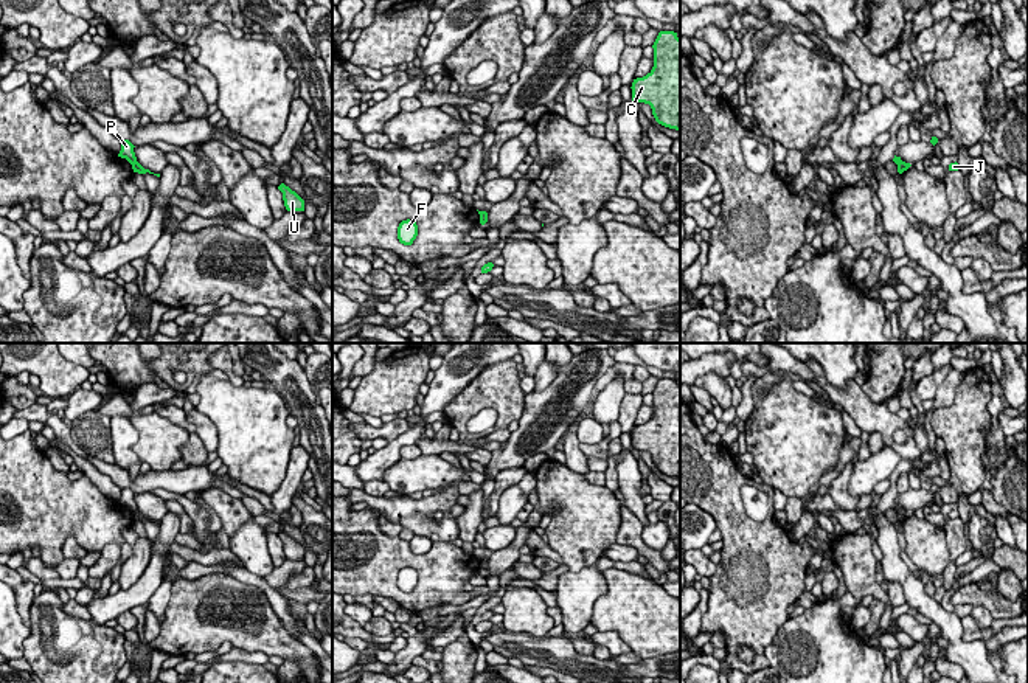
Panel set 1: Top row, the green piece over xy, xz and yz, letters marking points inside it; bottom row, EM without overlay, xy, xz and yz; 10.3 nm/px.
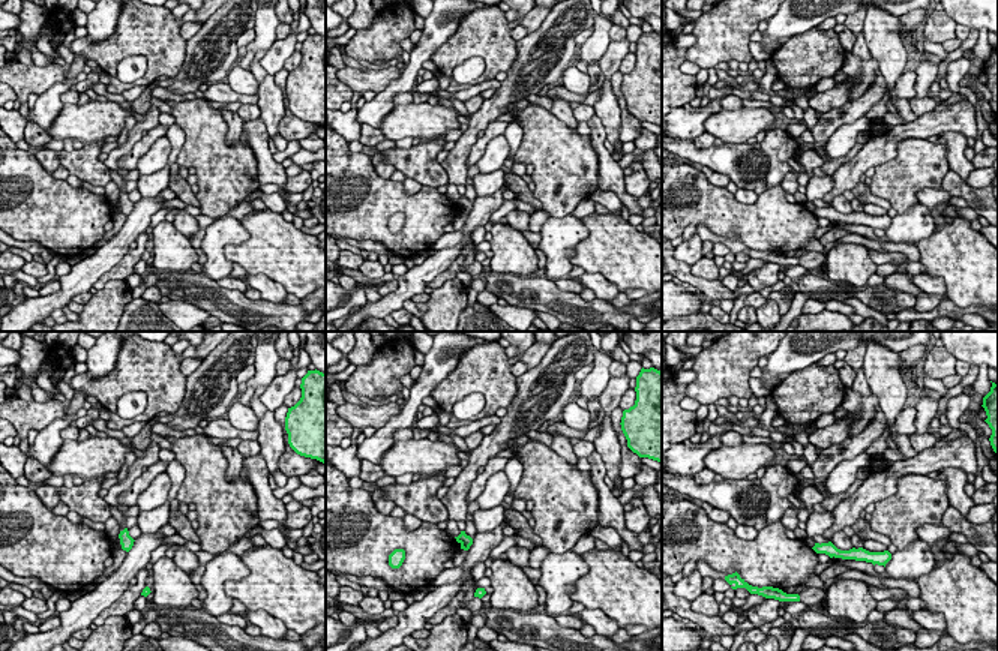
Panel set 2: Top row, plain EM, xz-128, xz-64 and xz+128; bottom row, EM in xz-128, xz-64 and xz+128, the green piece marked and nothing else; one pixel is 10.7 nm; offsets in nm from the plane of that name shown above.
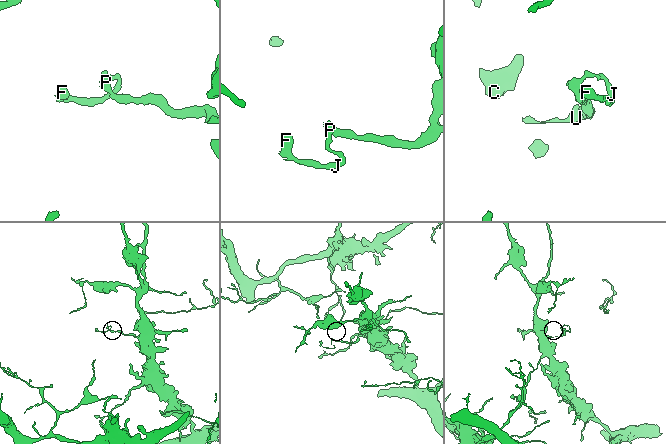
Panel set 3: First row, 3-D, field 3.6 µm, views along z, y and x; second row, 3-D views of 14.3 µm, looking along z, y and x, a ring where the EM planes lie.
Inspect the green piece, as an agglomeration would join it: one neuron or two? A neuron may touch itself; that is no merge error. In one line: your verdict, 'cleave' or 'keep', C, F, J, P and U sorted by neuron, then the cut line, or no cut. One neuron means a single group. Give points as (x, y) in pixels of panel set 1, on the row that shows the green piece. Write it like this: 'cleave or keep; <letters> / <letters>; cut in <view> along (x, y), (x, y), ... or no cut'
cleave; C U / F J P; cut in xz along (485, 211), (480, 218)

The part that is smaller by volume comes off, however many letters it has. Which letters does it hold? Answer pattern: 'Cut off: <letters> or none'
Cut off: F, J, P

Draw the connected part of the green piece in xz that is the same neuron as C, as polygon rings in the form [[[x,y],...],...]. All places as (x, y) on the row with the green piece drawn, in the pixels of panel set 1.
[[[660,31],[654,45],[654,67],[632,82],[632,101],[649,104],[655,121],[680,130],[680,39]]]

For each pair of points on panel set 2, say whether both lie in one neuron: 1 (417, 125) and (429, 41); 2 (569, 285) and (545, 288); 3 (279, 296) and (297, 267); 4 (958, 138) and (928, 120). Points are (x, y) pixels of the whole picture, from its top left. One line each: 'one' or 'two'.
1: two
2: two
3: two
4: two

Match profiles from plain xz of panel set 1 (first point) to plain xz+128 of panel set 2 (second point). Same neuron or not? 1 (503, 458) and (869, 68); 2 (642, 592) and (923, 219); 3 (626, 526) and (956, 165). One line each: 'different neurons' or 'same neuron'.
1: same neuron
2: different neurons
3: different neurons

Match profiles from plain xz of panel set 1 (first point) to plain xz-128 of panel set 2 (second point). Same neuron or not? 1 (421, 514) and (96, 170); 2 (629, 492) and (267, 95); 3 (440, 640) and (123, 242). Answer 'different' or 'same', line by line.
1: same
2: same
3: different

